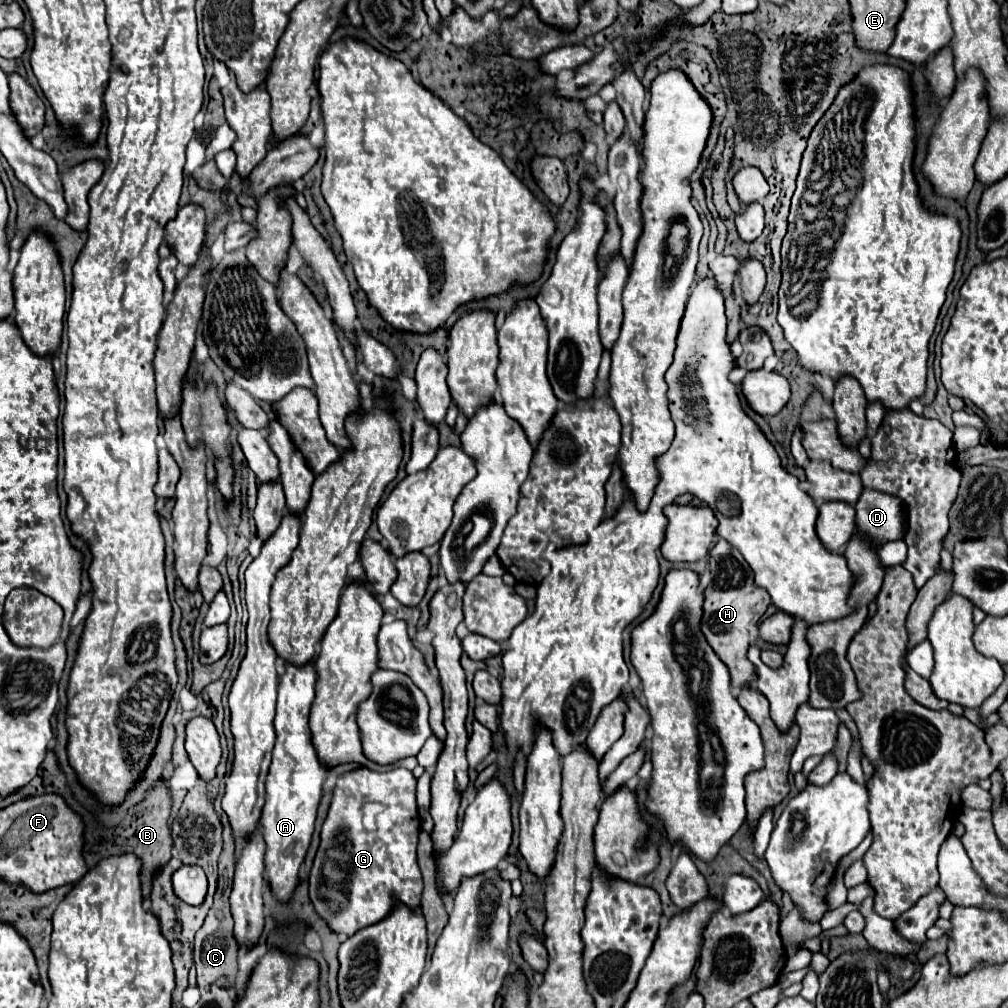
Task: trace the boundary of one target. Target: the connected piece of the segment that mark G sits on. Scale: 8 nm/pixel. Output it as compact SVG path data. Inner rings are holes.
M367 767L355 769L337 781L329 815L321 829L321 845L317 849L313 869L309 875L309 897L317 915L327 923L333 933L351 937L367 925L383 921L395 907L397 901L409 909L417 909L423 893L423 877L417 865L417 843L419 843L419 811L415 803L415 777L407 769L393 769L385 773L371 771ZM377 801L385 805L385 825L377 831L365 831L363 827L363 803Z

